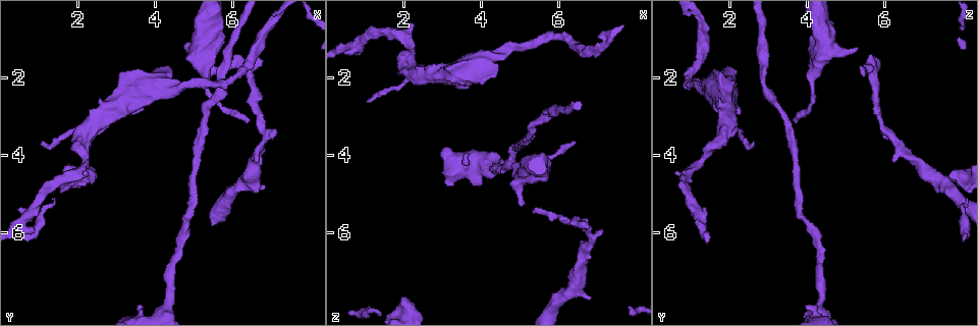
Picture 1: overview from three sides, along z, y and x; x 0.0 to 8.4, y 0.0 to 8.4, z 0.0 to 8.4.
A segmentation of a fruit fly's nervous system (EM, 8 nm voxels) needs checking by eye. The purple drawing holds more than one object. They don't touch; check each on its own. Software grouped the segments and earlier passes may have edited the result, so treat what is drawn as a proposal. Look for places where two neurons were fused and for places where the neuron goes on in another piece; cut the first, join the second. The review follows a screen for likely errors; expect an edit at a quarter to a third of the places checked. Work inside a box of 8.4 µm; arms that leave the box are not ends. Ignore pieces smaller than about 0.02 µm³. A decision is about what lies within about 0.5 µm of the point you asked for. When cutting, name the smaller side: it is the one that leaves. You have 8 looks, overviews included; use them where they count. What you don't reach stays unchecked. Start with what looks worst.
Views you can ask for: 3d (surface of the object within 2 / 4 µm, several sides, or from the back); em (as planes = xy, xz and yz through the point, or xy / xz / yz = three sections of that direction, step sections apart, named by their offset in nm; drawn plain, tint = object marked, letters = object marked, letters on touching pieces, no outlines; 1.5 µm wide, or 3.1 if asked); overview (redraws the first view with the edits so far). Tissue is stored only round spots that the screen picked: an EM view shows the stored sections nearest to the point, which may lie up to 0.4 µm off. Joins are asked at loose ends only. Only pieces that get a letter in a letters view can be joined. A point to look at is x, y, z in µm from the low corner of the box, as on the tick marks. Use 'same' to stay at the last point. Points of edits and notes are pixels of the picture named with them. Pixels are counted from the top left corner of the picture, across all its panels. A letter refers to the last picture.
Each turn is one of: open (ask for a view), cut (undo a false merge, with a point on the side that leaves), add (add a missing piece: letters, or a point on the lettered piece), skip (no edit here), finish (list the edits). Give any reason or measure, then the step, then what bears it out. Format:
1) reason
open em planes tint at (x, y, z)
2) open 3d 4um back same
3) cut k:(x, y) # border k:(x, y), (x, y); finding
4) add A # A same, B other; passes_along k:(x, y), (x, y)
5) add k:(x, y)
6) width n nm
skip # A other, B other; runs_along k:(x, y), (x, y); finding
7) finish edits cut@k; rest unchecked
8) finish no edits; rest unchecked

free end
open em xy step 4 letters at (5.05, 1.25, 5.30)

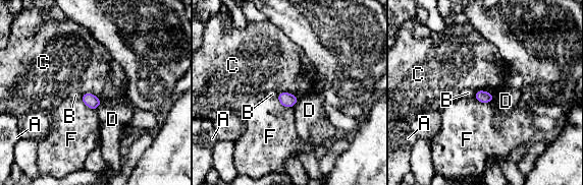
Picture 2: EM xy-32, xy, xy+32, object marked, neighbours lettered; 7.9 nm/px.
skip # A other, B other, C other, D other, F other; border 2:(474, 97), (479, 102), (492, 102); none of them fits

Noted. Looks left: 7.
free end
open 3d 4um back at (1.05, 3.65, 2.60)

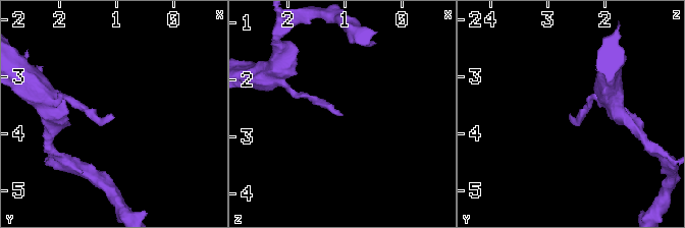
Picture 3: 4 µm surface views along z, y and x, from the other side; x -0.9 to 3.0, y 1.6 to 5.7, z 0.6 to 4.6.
now the EM
open em planes letters at (1.05, 3.70, 2.60)

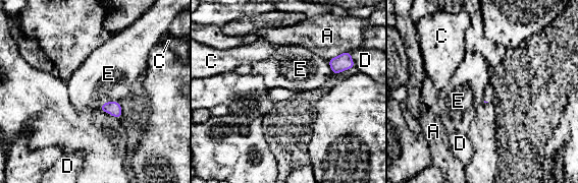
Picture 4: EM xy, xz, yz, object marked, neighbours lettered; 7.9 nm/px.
longest_contact A 180 nm
skip # A other, C other, D other, E other; none of them fits

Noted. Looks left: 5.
thick turns thin
open 3d 4um at (4.60, 2.25, 1.30)

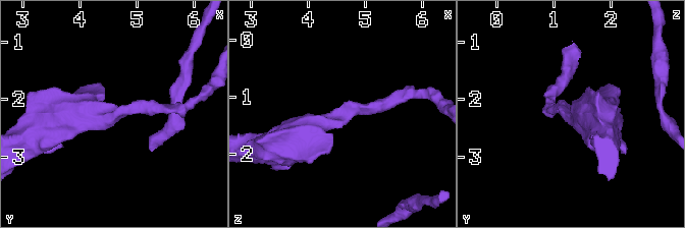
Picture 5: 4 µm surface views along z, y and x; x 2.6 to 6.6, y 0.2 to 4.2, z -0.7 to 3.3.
arm_widths 200, 550 nm
open em planes letters at (4.65, 2.25, 1.35)

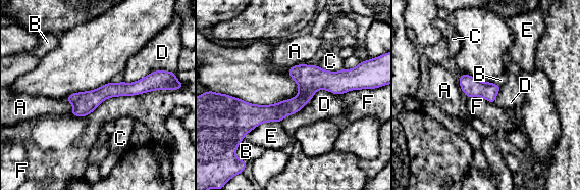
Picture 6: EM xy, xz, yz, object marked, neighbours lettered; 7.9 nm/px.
skip # A other, B other, C other, D other, E other, F other; border 6:(163, 69), (122, 81); continuous, no second neuron

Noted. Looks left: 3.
finish no edits; rest unchecked

